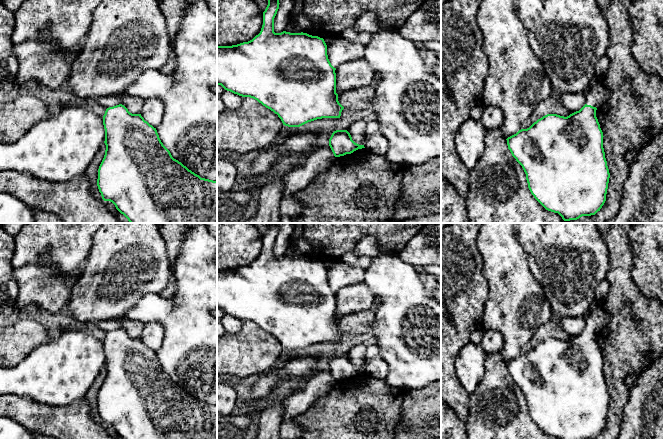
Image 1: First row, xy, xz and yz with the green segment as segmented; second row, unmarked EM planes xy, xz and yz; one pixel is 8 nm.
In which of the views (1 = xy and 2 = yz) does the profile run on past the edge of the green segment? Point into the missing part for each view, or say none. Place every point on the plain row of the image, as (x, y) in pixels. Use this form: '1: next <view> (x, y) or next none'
1: next none
2: next yz (598, 318)

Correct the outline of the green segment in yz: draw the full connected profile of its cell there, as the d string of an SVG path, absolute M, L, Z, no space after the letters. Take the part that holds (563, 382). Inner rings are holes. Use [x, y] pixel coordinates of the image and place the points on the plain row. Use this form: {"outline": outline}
{"outline": "M597 302L596 308L585 318L586 328L579 335L567 341L547 338L529 352L521 353L506 363L508 373L526 398L531 418L546 434L559 439L595 439L604 429L610 397L603 372L604 360L596 341L596 334L609 321L608 311L602 302Z"}

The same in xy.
{"outline": "M116 329L106 333L103 340L105 353L105 379L98 393L97 410L104 425L112 426L116 433L123 439L217 439L217 405L201 402L184 390L181 386L174 383L170 375L163 369L156 352L150 349L141 338L132 338L122 329Z"}

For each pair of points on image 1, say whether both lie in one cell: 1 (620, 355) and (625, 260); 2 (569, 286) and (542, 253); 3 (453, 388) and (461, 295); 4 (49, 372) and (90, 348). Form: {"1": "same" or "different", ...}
{"1": "same", "2": "same", "3": "same", "4": "same"}

